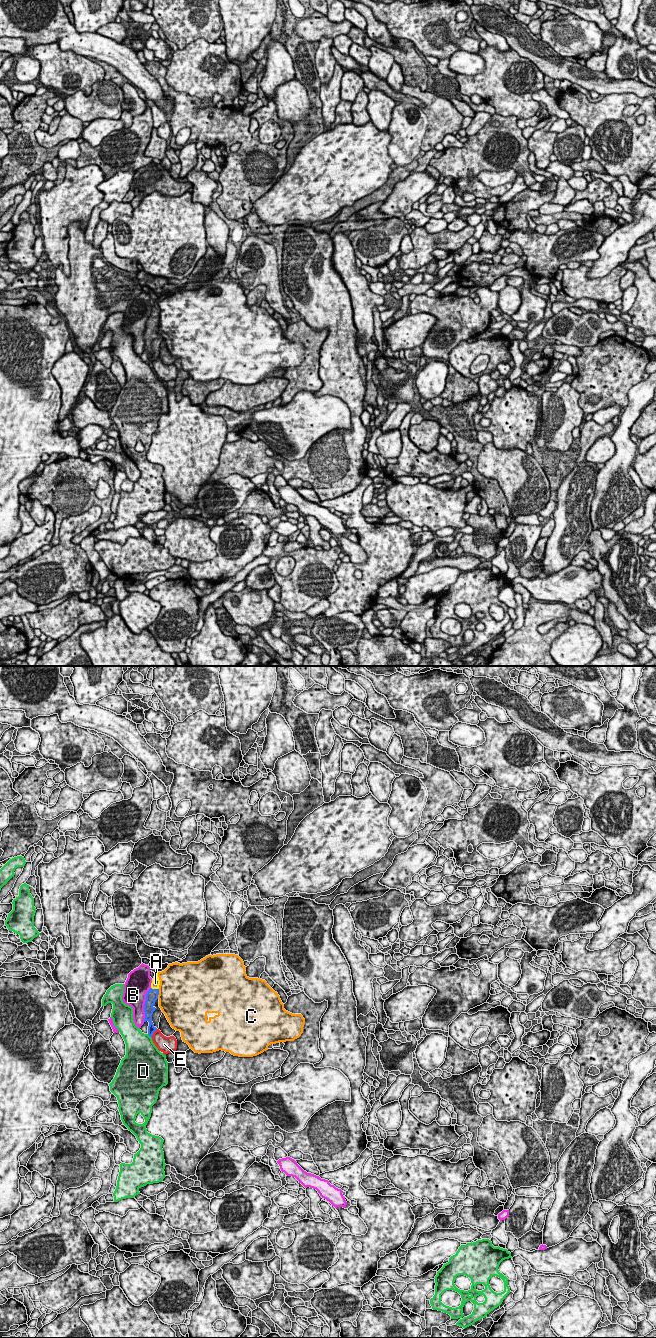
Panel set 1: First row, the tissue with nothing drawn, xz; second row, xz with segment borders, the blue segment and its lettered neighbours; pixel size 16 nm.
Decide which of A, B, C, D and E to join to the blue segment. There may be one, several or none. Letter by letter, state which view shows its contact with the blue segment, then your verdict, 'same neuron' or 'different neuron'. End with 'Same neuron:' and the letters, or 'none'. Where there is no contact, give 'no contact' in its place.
A: xz | same neuron
B: xz | different neuron
C: xz | different neuron
D: xz | different neuron
E: xz | different neuron
Same neuron: A

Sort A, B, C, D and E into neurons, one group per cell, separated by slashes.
A / B / C / D / E

